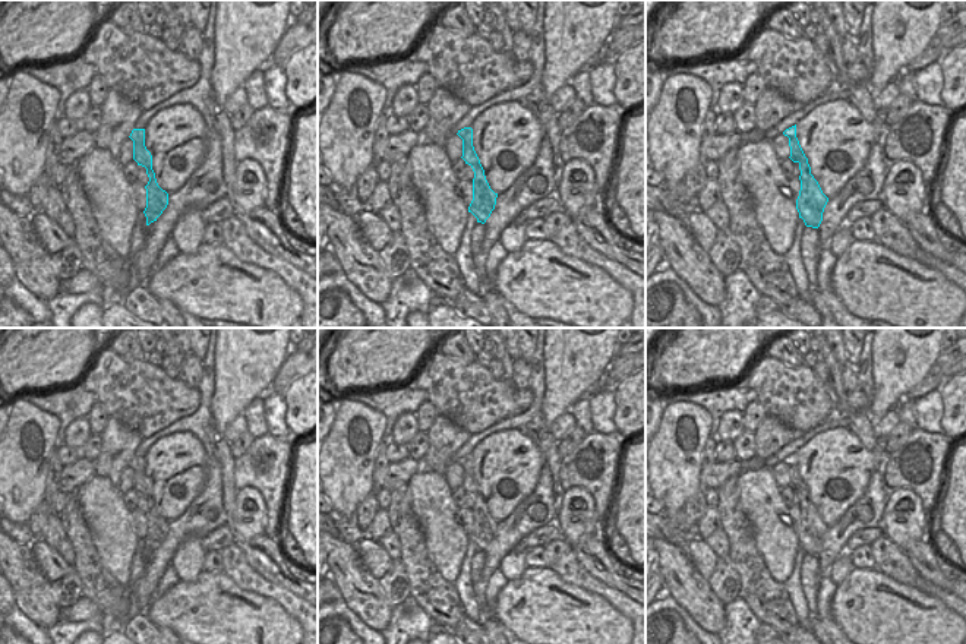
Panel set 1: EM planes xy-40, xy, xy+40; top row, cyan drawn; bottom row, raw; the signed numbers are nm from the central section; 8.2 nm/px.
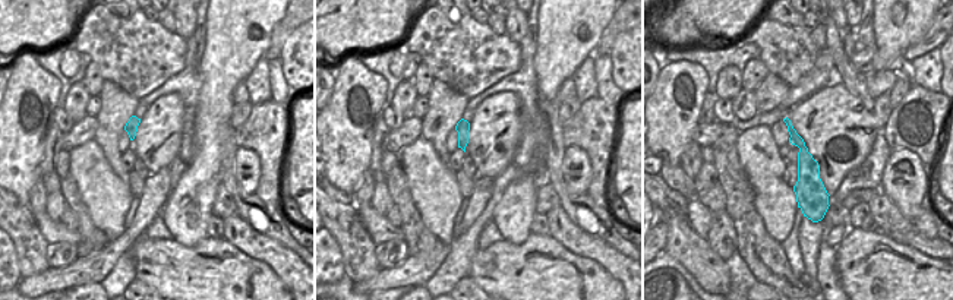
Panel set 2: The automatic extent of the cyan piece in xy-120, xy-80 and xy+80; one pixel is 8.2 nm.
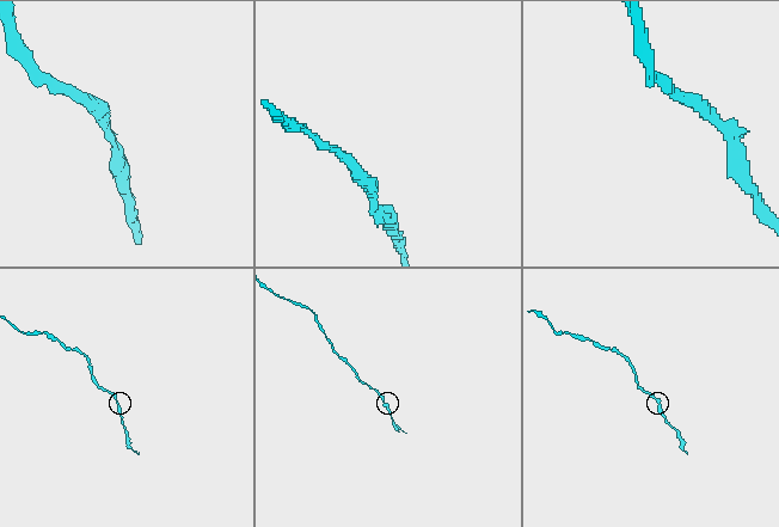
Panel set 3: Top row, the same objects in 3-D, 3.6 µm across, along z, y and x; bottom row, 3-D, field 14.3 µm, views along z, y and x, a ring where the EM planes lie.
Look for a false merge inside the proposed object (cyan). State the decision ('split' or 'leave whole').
leave whole

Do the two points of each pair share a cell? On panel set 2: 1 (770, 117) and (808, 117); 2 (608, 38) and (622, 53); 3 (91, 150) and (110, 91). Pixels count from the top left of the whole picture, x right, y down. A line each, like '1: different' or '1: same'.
1: different
2: different
3: different

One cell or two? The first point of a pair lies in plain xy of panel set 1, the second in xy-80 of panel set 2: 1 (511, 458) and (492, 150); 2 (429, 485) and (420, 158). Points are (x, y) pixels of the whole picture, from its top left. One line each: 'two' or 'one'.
1: one
2: one

